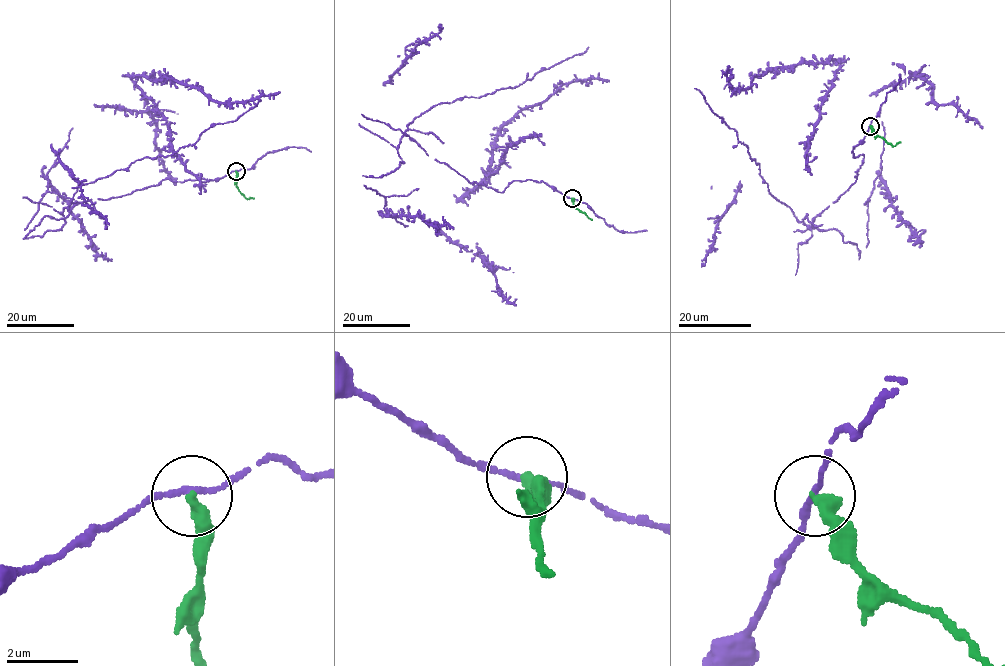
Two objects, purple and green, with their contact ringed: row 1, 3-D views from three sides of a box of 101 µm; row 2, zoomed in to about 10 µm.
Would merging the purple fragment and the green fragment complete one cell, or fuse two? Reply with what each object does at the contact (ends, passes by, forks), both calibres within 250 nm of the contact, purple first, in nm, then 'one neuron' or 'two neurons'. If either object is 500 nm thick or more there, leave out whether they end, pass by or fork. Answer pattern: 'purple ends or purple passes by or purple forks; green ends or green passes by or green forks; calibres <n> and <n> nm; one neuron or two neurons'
purple passes by; green ends; calibres 140 and 380 nm; two neurons

